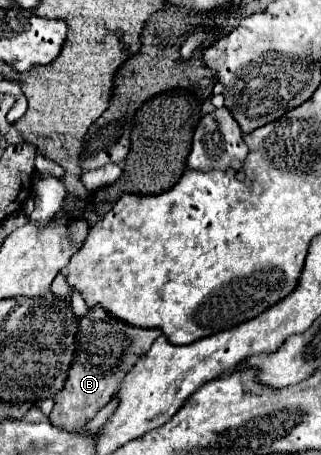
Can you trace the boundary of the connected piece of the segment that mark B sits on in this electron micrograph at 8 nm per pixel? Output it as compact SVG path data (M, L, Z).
M101 307L89 309L89 317L79 317L79 339L89 339L89 343L81 343L77 357L69 369L69 377L65 381L65 389L57 393L53 419L51 423L63 431L77 433L83 431L85 423L95 417L99 409L103 409L113 393L117 391L119 383L123 381L125 373L133 367L133 363L143 357L153 341L161 335L157 329L137 329L129 327L113 317L109 317Z

